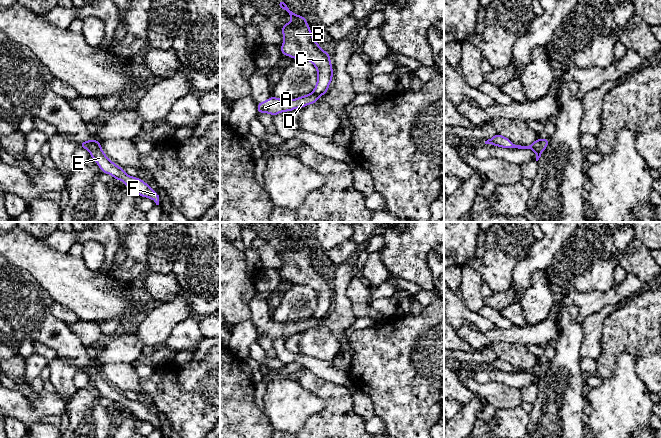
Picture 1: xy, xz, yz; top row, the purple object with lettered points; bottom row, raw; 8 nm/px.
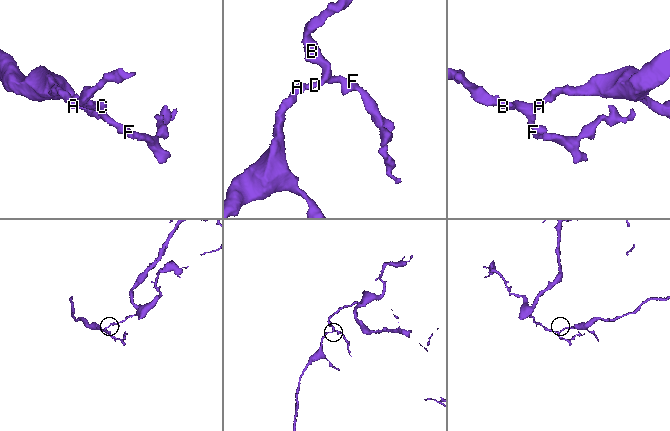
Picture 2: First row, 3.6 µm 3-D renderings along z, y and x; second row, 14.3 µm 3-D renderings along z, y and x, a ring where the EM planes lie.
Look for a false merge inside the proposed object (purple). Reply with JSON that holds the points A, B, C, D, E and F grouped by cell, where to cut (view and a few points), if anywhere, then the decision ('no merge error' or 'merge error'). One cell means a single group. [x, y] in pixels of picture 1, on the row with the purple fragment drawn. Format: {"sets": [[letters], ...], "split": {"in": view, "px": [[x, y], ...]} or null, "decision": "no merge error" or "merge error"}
{"sets": [["A", "D"], ["B", "C", "E", "F"]], "split": {"in": "yz", "px": [[539, 140], [542, 151]]}, "decision": "merge error"}

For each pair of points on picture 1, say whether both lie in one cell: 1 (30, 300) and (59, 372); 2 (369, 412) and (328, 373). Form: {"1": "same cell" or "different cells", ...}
{"1": "different cells", "2": "different cells"}

